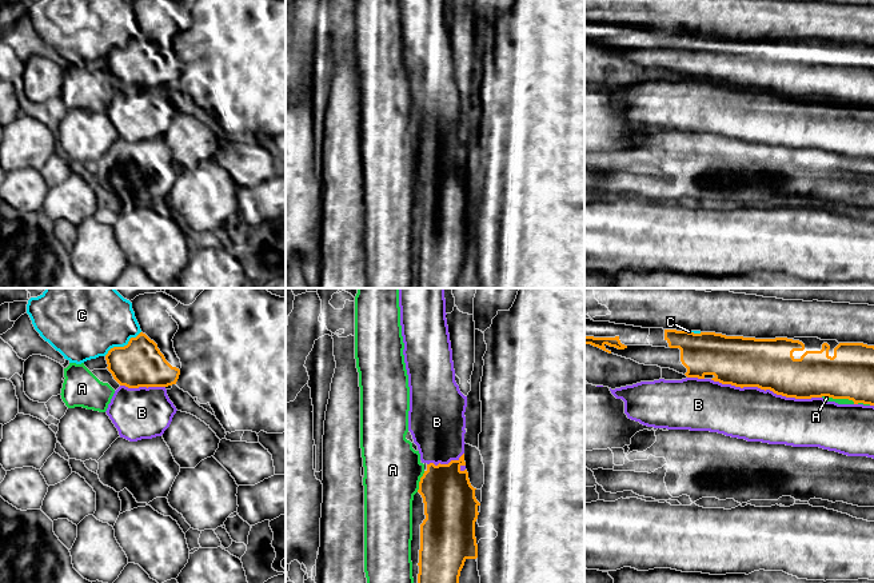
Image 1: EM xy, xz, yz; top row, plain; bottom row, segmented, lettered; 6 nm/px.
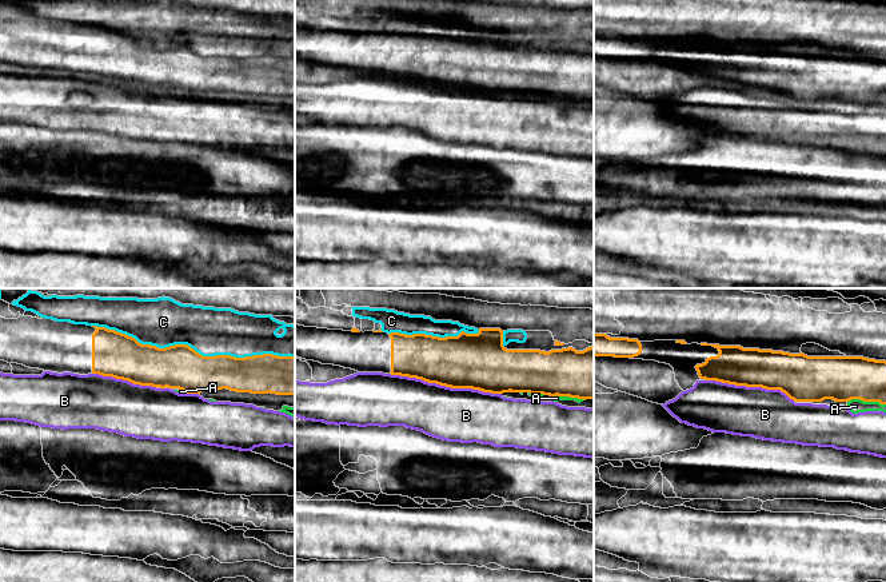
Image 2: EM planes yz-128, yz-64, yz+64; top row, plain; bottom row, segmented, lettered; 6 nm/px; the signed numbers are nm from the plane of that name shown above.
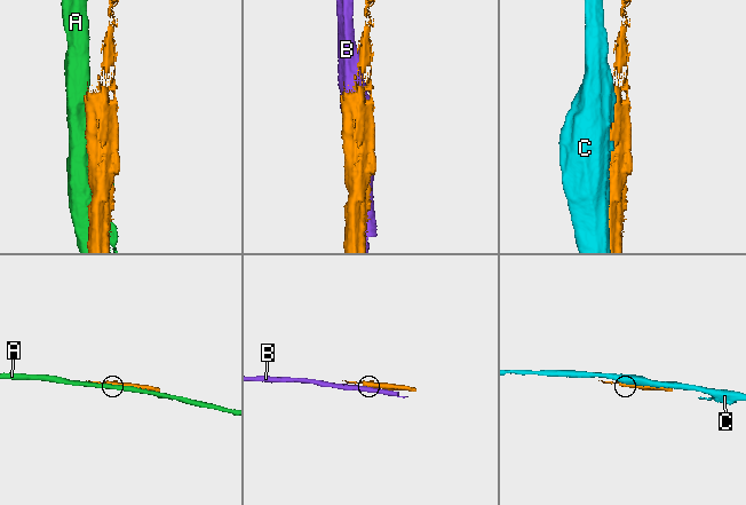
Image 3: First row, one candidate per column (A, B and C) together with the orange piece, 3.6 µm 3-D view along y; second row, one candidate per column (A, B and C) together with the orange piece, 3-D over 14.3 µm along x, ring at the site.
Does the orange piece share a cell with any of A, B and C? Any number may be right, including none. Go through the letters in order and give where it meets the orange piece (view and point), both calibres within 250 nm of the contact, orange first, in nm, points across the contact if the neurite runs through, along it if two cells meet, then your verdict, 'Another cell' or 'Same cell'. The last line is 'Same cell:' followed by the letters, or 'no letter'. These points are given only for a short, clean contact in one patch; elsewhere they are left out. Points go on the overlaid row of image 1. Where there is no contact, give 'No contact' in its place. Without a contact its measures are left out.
A: Touches orange at yz (838, 398). Thickness 300 nm (orange) against 30 nm. Another cell
B: Touches orange at yz (766, 388). Thickness 300 nm (orange) against 320 nm. Another cell
C: Touches orange at xy (124, 346). Thickness 280 nm (orange) against 420 nm. Another cell
Same cell: no letter

